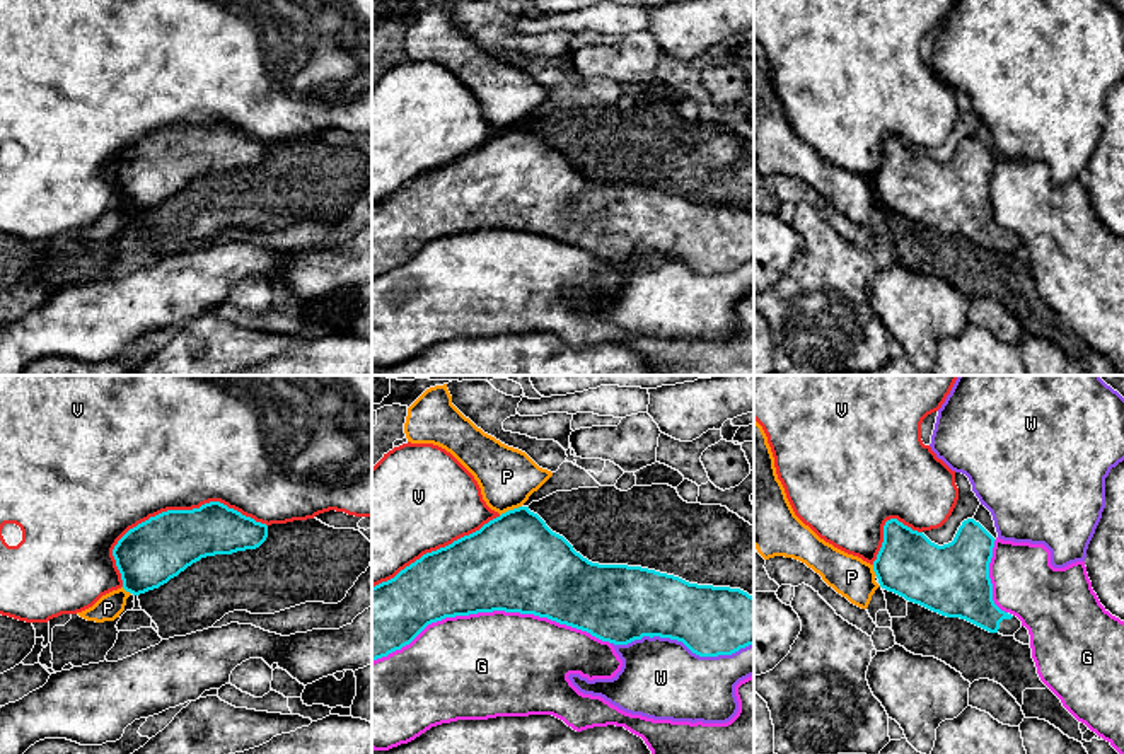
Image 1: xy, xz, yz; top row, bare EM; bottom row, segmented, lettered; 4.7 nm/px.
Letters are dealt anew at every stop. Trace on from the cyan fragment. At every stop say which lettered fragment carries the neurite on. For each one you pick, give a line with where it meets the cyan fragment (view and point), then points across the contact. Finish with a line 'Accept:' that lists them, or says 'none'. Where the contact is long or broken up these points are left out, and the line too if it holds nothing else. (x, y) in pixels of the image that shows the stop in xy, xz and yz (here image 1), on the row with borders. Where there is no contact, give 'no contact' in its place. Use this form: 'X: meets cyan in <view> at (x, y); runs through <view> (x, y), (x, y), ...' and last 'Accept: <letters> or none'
Accept: none

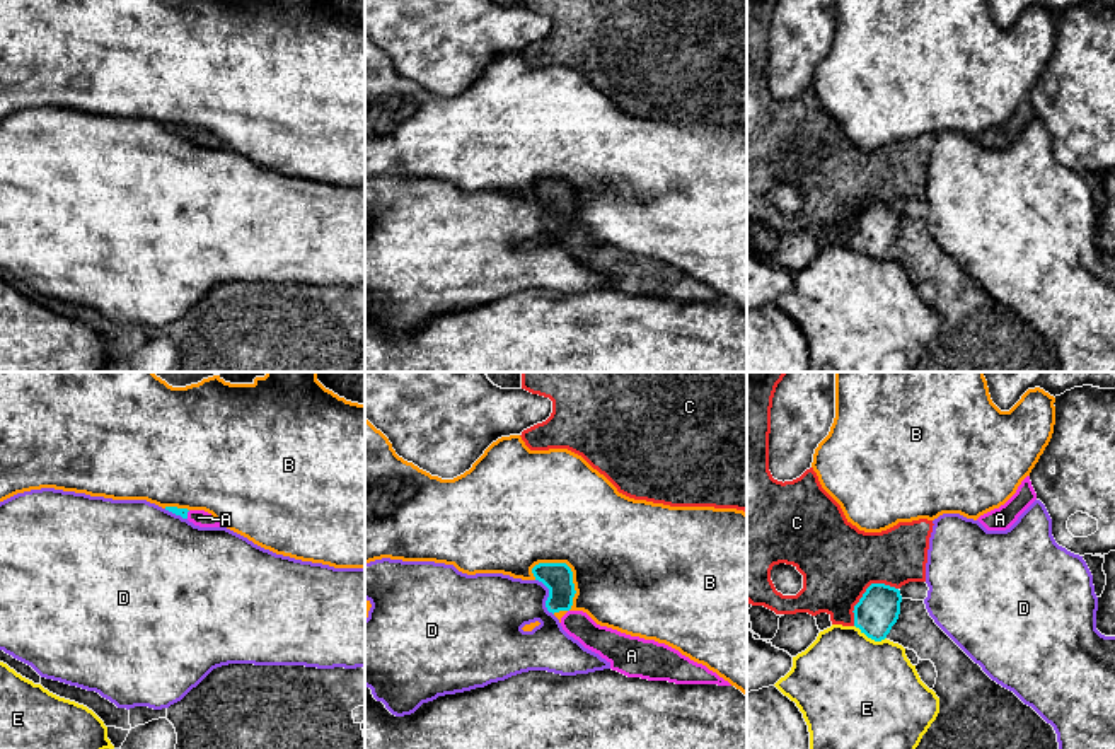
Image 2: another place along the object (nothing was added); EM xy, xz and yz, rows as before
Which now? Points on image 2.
A: meets cyan in xy at (186, 514); runs through xy (183, 512), (186, 514), (198, 517)
Accept: A

